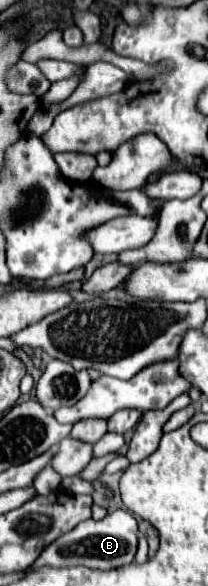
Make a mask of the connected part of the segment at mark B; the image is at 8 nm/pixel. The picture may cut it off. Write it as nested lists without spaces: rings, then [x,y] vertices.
[[[114,510],[112,514],[106,514],[102,520],[84,520],[70,532],[56,538],[50,546],[44,548],[44,552],[36,558],[36,562],[30,568],[66,568],[66,566],[88,566],[94,570],[110,570],[124,564],[130,564],[134,560],[138,546],[138,524],[136,518],[128,510]]]

